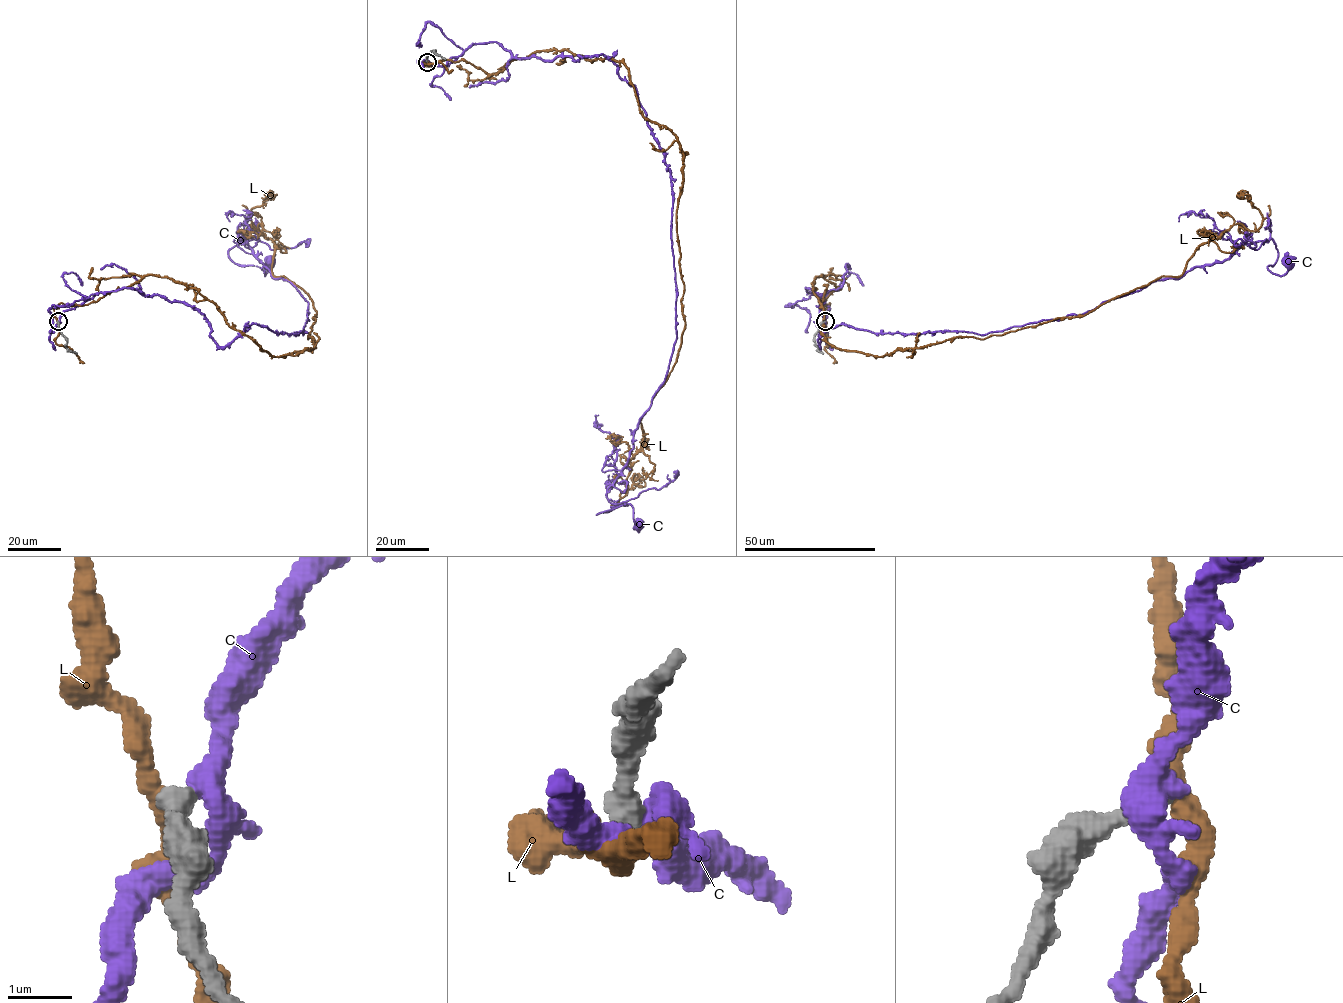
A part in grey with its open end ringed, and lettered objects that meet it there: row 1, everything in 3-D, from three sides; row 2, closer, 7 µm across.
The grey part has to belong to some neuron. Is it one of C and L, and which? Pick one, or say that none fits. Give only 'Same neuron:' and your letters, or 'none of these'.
Same neuron: none of these

